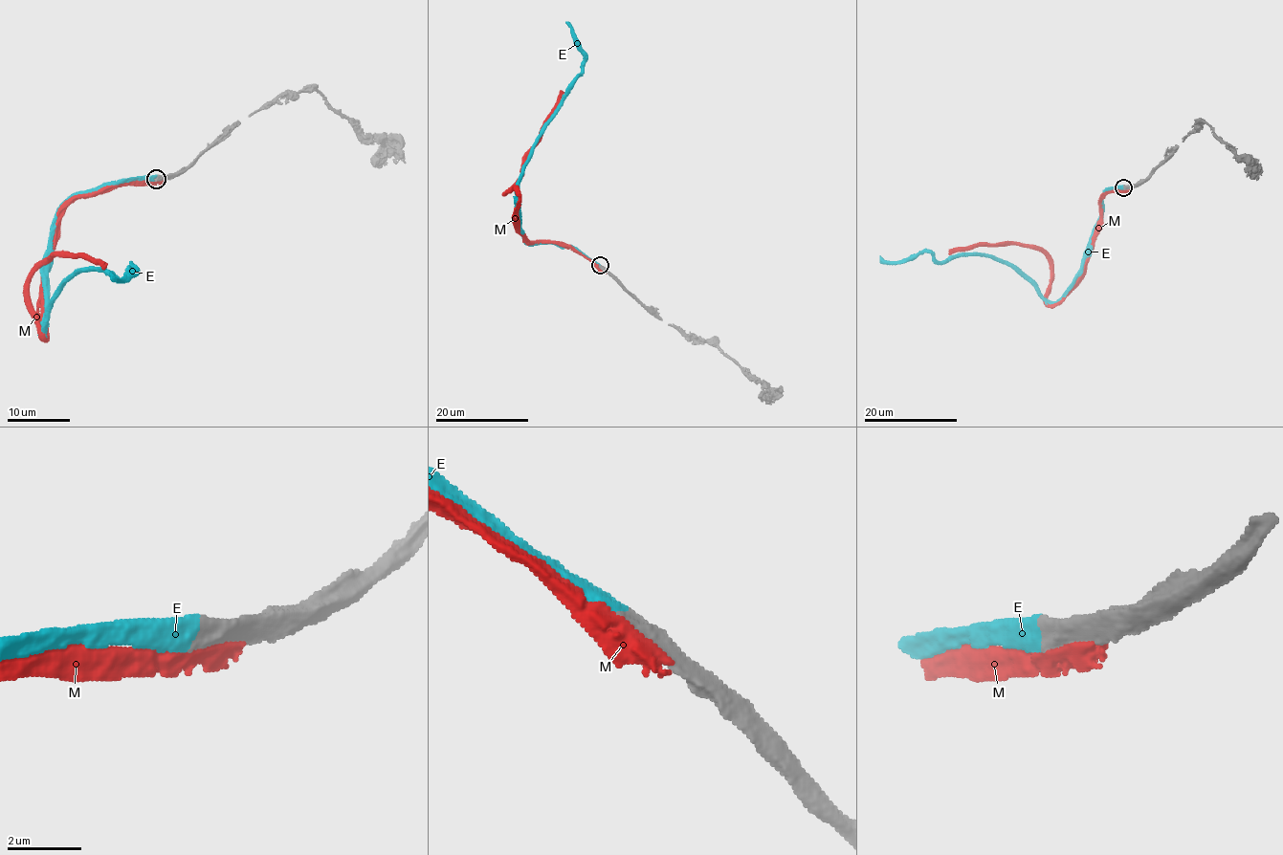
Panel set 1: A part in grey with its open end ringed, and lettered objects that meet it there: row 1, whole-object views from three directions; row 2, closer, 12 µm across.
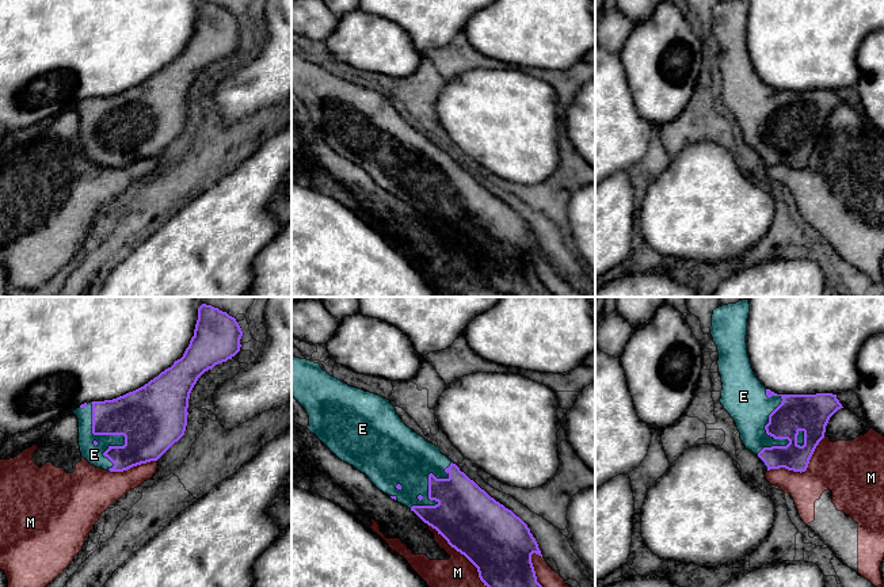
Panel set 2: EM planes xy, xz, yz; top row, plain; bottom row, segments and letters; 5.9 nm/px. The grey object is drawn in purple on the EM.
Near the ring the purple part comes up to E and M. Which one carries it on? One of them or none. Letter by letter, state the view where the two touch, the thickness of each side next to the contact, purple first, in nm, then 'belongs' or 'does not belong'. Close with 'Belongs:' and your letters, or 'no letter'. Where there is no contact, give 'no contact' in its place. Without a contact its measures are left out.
E: contact in yz; calibres 220 and 260 nm; belongs
M: contact in xz; calibres 400 and 300 nm; does not belong
Belongs: E

